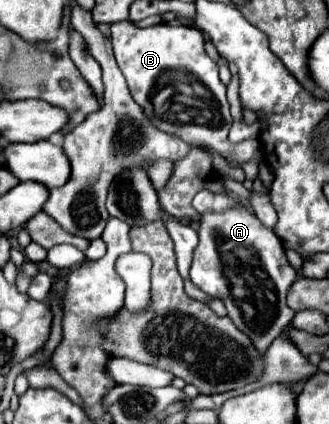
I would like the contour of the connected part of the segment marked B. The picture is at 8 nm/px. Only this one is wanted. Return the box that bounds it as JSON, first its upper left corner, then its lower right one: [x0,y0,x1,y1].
[111,21,261,165]

